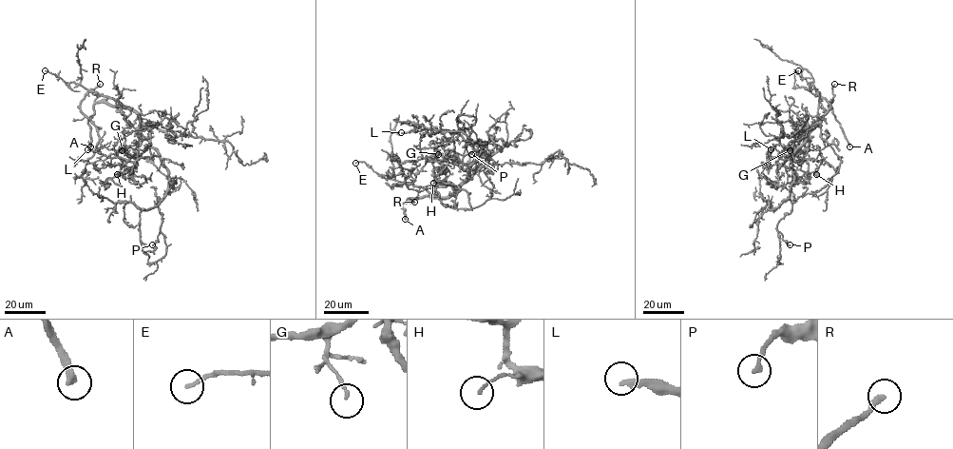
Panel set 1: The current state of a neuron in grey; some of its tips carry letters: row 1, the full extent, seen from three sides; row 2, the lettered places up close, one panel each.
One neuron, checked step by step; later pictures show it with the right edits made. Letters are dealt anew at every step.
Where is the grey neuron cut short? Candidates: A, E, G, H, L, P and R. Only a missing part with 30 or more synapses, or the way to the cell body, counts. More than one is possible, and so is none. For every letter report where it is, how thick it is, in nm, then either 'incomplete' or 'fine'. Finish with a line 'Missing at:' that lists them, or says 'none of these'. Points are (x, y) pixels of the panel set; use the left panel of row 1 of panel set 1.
A: at (90, 146); 400 nm thick; incomplete
E: at (45, 70); 170 nm thick; fine
G: at (122, 150); 120 nm thick; fine
H: at (117, 174); 100 nm thick; fine
L: at (87, 149); 240 nm thick; incomplete
P: at (152, 244); 200 nm thick; fine
R: at (100, 84); 280 nm thick; incomplete
Missing at: A, L, R

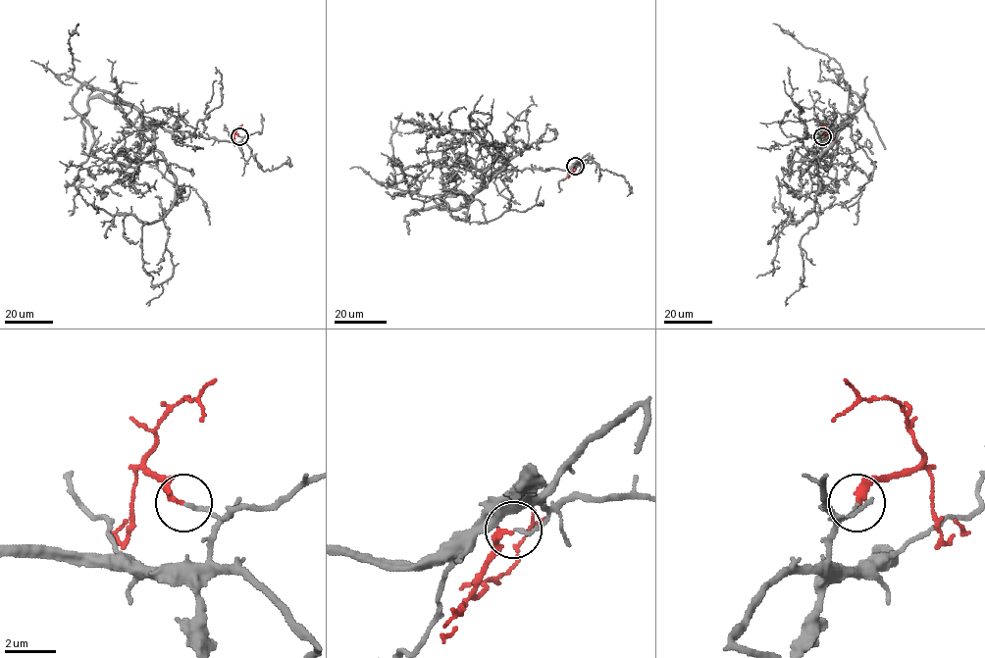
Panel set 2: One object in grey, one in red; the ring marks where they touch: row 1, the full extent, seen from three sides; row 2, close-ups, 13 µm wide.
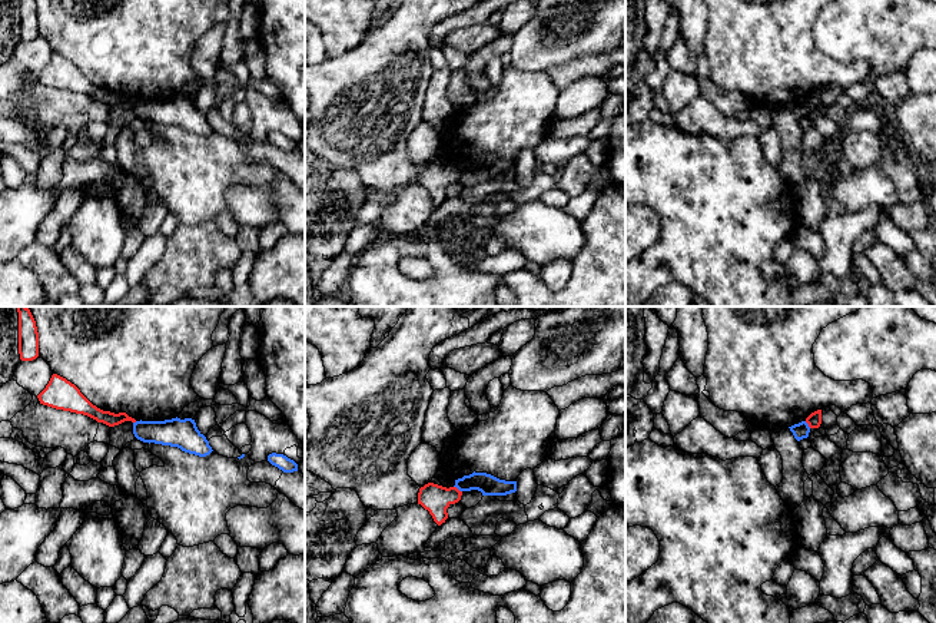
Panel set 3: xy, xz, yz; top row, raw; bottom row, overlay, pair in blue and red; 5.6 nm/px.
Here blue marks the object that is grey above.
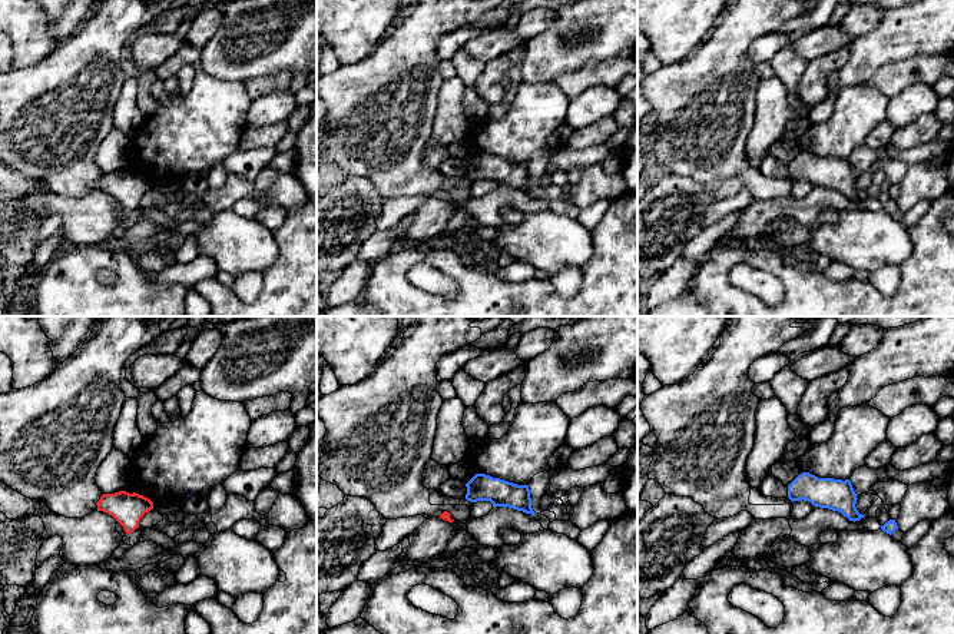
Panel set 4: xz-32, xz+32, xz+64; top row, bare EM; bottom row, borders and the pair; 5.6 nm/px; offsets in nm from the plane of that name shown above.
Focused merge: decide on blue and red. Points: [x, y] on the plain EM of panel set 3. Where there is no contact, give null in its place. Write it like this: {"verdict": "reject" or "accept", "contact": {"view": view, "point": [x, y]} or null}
{"verdict": "reject", "contact": {"view": "xz", "point": [458, 168]}}

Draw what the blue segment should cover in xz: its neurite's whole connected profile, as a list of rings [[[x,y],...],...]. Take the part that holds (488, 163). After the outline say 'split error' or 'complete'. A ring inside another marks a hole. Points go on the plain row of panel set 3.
[[[472,152],[455,159],[459,170],[478,169],[482,175],[507,175],[517,170],[517,160],[499,159],[487,152]]]; complete

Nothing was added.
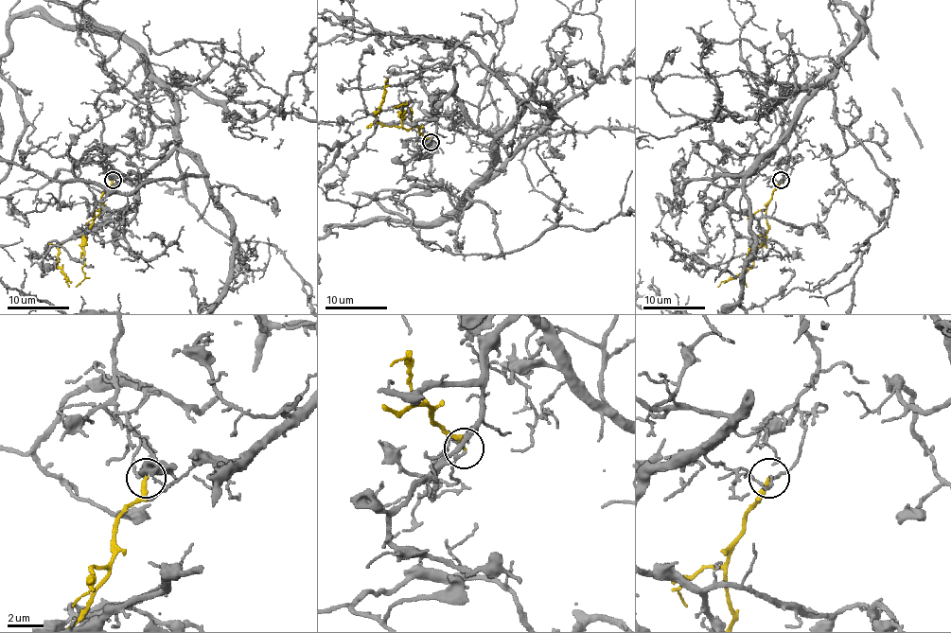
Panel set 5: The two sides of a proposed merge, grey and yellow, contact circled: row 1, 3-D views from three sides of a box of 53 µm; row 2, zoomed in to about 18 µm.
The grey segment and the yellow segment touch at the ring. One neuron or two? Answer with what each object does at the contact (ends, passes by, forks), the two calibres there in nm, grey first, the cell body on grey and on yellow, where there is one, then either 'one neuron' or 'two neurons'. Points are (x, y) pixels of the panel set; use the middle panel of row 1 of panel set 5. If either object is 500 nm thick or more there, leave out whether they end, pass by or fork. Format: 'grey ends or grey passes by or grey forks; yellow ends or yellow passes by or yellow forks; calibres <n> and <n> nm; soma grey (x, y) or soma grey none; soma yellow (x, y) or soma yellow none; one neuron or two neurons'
grey ends; yellow ends; calibres 160 and 280 nm; soma grey none; soma yellow none; two neurons

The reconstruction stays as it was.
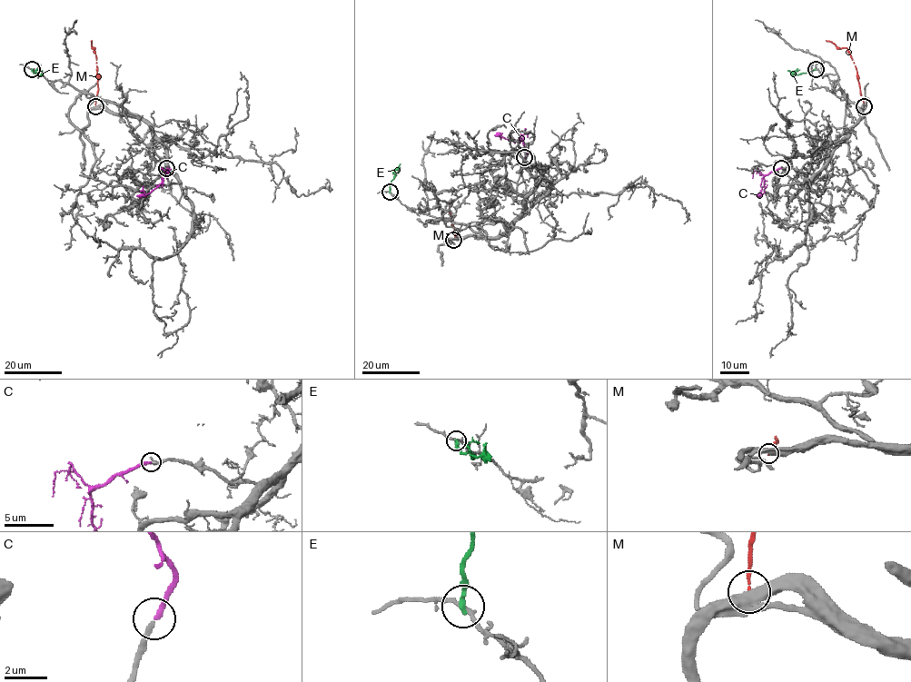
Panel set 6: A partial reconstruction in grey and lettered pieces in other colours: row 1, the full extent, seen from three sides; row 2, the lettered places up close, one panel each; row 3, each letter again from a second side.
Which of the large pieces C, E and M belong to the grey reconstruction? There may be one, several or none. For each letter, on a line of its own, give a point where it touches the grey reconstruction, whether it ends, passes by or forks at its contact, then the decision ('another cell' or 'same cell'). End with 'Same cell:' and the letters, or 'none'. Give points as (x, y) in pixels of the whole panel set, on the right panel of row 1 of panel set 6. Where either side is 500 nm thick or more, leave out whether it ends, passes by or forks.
C: contact (781, 168); it ends; same cell
E: contact (816, 69); it ends; another cell
M: contact (864, 106); it ends; another cell
Same cell: C

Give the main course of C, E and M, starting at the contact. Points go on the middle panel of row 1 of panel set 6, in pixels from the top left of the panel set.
C: (524, 157), (527, 150), (521, 140), (513, 141), (502, 136), (500, 140)
E: (390, 192), (394, 170), (392, 172), (396, 175)
M: (453, 240), (456, 233), (450, 222), (450, 202)

